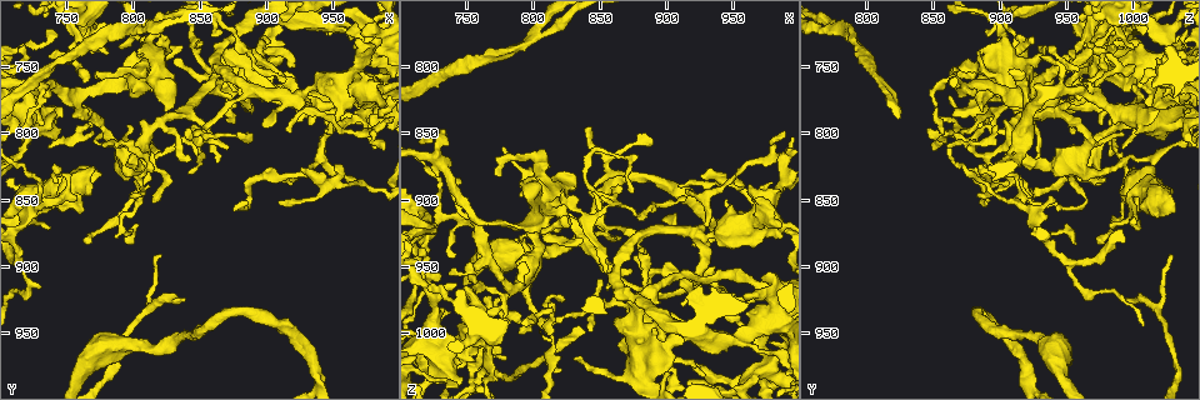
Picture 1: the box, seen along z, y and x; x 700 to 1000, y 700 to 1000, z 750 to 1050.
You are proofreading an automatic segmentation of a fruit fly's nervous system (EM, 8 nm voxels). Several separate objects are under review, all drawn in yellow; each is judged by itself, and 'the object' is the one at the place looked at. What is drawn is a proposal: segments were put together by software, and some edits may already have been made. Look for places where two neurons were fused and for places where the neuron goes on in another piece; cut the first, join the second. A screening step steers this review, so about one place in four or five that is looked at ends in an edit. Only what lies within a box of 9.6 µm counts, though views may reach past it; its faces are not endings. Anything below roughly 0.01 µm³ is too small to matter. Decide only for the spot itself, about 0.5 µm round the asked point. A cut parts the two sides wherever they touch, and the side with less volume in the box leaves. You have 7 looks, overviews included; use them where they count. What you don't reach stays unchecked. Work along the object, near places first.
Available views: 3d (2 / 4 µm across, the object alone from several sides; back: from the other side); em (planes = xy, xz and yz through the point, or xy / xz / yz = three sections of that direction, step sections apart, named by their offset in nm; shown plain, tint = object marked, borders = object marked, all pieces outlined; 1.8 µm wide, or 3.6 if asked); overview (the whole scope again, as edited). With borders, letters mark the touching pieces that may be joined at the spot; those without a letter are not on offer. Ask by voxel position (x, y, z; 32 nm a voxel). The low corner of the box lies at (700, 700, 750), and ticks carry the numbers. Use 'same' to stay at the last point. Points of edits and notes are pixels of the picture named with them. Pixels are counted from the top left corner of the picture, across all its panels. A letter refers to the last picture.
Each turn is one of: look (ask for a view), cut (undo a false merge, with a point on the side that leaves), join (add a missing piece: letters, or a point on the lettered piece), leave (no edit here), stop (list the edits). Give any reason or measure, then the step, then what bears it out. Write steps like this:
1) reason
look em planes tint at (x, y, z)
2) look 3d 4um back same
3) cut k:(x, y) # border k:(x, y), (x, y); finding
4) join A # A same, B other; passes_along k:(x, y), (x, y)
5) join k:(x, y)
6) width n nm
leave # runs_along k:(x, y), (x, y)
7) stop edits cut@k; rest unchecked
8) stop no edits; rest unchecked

four-way junction
look em 3.6um planes borders at (876, 728, 972)

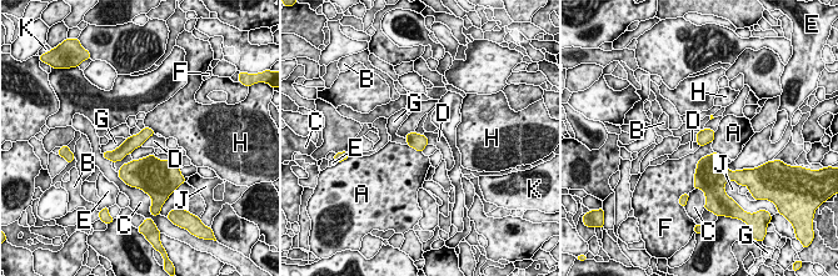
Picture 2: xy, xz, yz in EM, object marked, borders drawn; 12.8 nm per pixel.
width 180 nm; longest_contact F 480 nm
leave # A other, B other, C other, D other, E other, F other, G other, H other, J other, K other; all the same neuron

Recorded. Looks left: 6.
branch stops here
look em planes tint at (824, 784, 886)

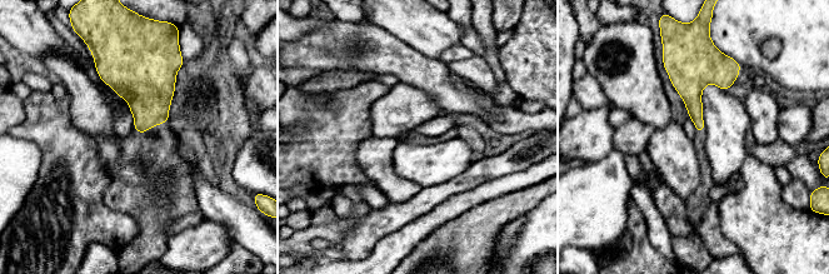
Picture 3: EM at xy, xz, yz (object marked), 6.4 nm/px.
what lies round it
look em planes borders same

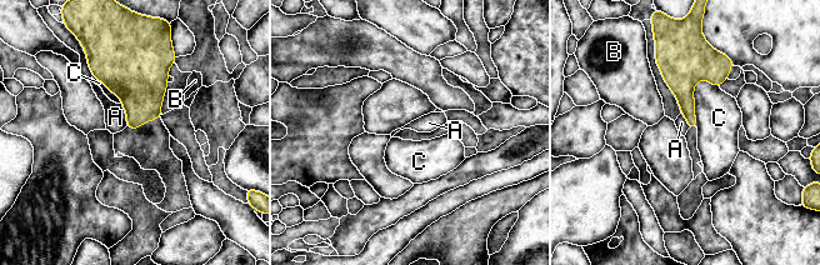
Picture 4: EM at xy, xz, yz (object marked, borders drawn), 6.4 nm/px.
leave # A other, B other, C other; border 4:(120, 104), (125, 111), (128, 125); none of them fits

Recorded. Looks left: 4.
arms run side by side
look 3d 2um at (750, 840, 1010)

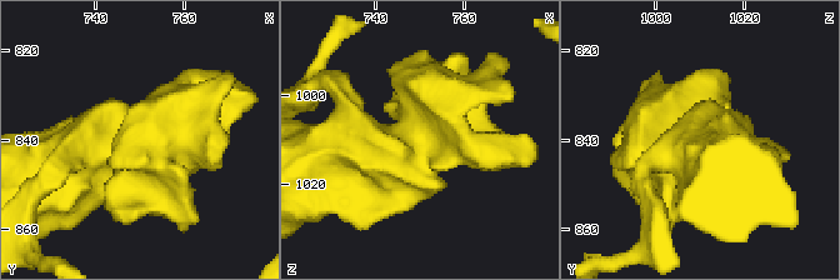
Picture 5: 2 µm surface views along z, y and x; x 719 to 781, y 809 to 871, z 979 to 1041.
look em yz step 4 borders at (750, 842, 1010)

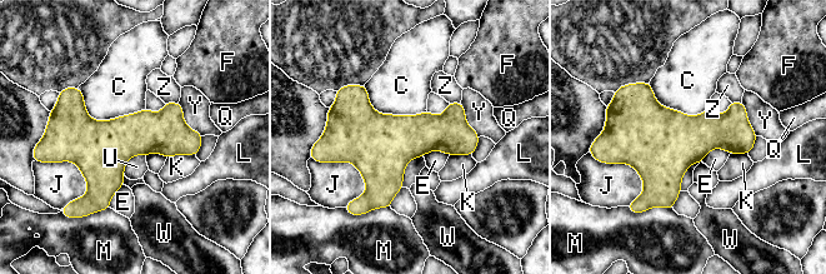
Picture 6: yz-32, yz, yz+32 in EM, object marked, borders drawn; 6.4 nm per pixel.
longest_contact C 460 nm
leave # C other, E other, F other, J other, K other, L other, M other, Q other, U other, W other, Y other, Z other; all the same neuron

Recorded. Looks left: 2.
stop no edits; rest unchecked

